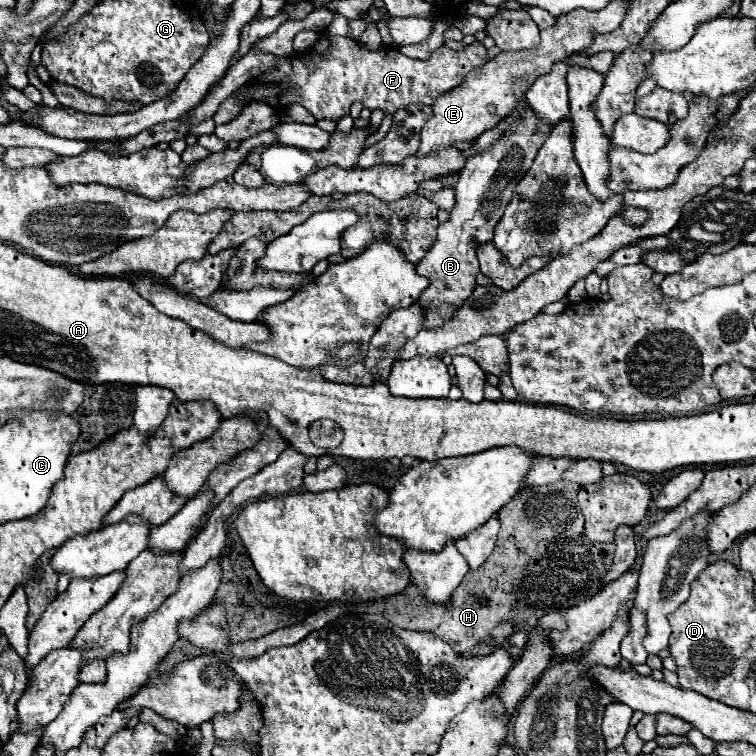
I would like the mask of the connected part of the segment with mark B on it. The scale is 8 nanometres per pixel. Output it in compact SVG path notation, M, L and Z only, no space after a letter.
M527 107L523 109L523 113L519 113L519 121L513 123L501 139L497 139L489 149L483 149L481 153L467 159L467 165L463 167L463 173L459 173L459 181L455 185L457 203L451 209L449 219L439 225L437 239L427 255L417 263L417 273L429 279L429 287L417 301L425 309L423 329L439 329L439 325L443 325L443 319L451 319L455 315L453 311L461 307L461 301L465 301L473 293L477 285L475 277L479 273L475 253L479 245L493 239L493 229L501 219L503 209L511 201L515 185L531 167L539 147L545 143L551 129L553 125L543 123L535 115L535 111Z

